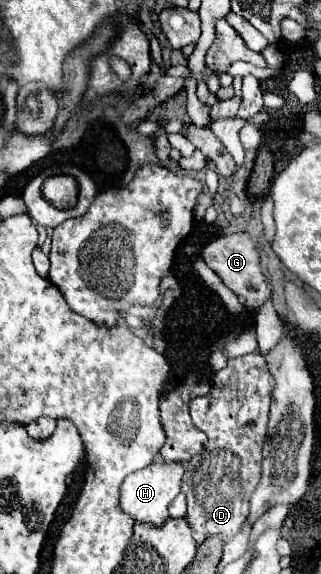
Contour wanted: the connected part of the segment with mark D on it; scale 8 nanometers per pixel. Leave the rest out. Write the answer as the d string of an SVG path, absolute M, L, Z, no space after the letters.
M249 353L231 359L225 369L213 375L211 383L213 385L207 395L191 401L191 419L209 437L209 441L205 445L207 453L199 453L191 461L191 467L185 467L183 491L187 493L187 523L193 529L193 533L203 539L221 537L223 545L227 545L241 531L249 513L249 497L259 485L261 461L263 461L261 445L267 433L269 405L271 405L275 381L273 375L269 373L265 357L261 353Z

